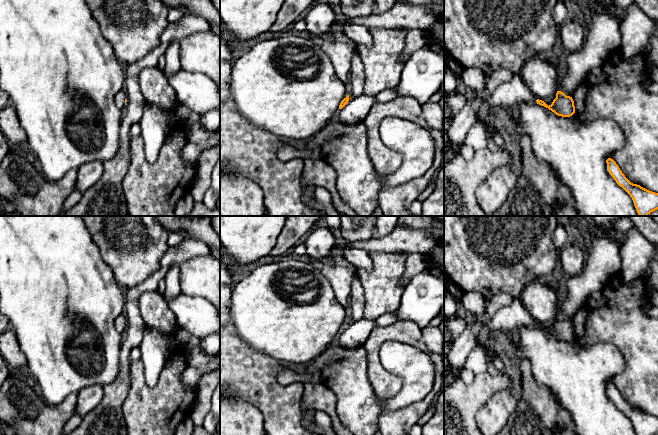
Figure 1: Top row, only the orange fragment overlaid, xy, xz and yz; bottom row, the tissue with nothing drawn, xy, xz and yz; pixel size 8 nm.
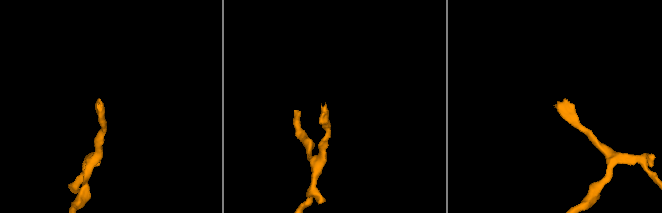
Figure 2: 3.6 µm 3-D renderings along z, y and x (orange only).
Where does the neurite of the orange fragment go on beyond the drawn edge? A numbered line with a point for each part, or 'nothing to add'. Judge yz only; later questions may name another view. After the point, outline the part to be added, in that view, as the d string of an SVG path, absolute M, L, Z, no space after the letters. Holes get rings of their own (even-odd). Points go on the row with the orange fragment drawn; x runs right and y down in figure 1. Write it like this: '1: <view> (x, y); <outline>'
1: yz (508, 95); M514 75L511 80L500 84L491 94L486 95L486 105L482 115L470 129L462 146L469 146L475 151L486 148L488 139L484 123L494 116L497 108L512 112L522 102L535 103L536 100L521 76Z

